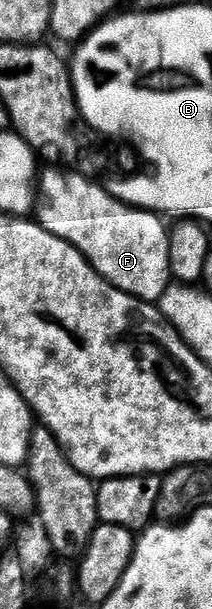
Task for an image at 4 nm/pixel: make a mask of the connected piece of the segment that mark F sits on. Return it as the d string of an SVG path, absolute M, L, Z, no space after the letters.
M42 169L35 186L35 220L47 232L67 240L115 288L144 302L160 303L171 284L170 231L152 210L138 210L110 196L106 187L76 170Z

